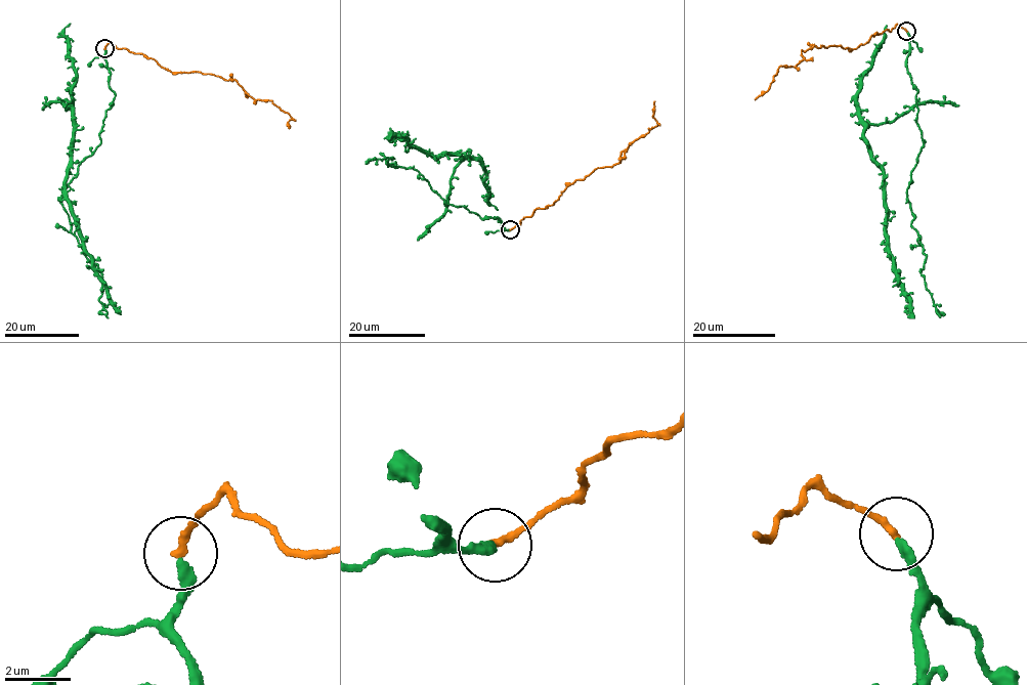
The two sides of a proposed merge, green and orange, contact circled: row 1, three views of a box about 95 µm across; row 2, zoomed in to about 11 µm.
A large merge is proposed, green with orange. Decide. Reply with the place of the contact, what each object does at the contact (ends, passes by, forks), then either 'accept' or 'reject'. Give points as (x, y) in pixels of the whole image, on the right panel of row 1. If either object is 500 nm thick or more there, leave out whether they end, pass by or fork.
place (906, 31); green ends; orange ends; reject

